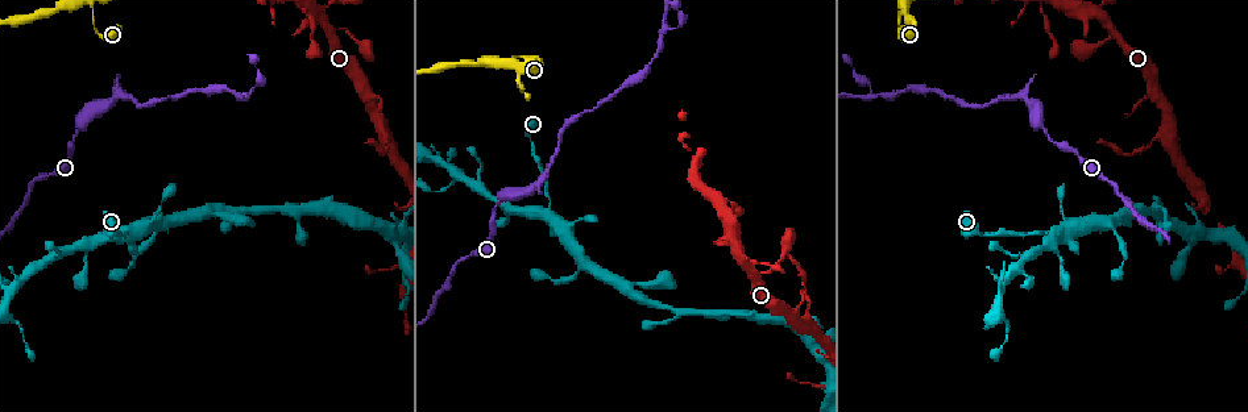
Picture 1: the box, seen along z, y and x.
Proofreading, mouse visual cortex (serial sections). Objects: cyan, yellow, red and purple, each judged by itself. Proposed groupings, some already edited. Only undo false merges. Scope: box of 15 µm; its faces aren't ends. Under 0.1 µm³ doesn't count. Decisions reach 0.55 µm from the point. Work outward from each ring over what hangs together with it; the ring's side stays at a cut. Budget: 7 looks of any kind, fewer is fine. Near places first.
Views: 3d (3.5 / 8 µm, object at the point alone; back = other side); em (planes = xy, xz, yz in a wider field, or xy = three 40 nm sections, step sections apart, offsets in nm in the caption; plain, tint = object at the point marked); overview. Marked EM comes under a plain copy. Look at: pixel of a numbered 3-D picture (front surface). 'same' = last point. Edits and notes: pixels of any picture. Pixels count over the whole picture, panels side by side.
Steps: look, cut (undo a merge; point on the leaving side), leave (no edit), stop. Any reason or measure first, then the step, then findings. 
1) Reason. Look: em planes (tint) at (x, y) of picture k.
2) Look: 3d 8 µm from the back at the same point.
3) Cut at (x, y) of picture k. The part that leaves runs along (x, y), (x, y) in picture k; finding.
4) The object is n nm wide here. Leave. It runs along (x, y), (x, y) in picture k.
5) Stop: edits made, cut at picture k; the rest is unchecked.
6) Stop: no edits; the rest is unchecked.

Two arms in line, one across. Look: 3d 3.5 µm at (1002, 289) of picture 1.

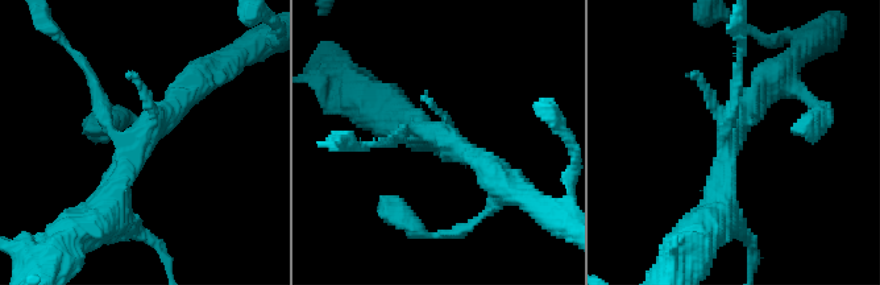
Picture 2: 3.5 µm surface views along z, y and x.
Now the EM. Look: em planes (tint) at (141, 141) of picture 2.

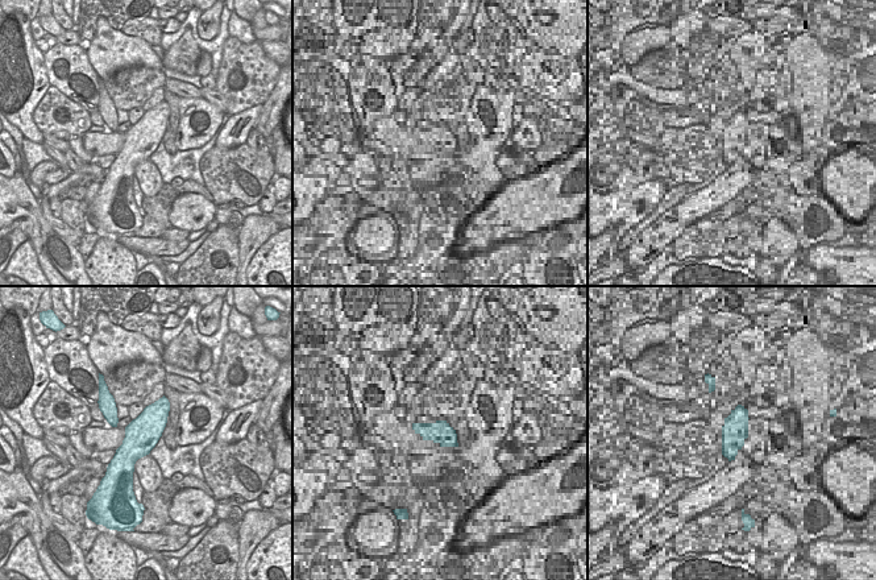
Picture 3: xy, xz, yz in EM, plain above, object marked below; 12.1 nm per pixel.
The object is 420 nm wide here. Leave. It runs along (196, 82), (99, 221) in picture 2; all the same cell.

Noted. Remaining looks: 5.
Look: 3d 3.5 µm at (535, 184) of picture 1.

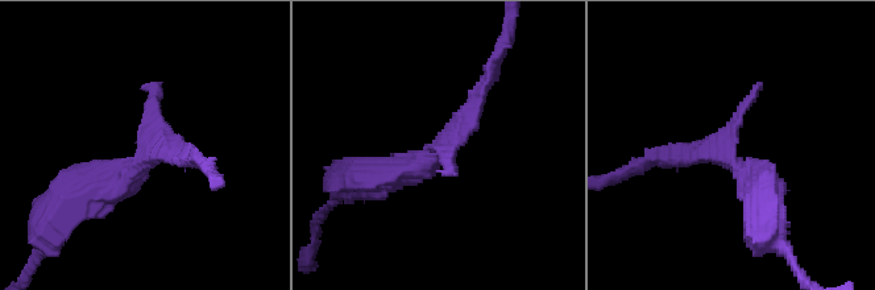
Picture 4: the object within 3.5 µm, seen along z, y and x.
Look: em xy step 2 (tint) at (146, 158) of picture 4.

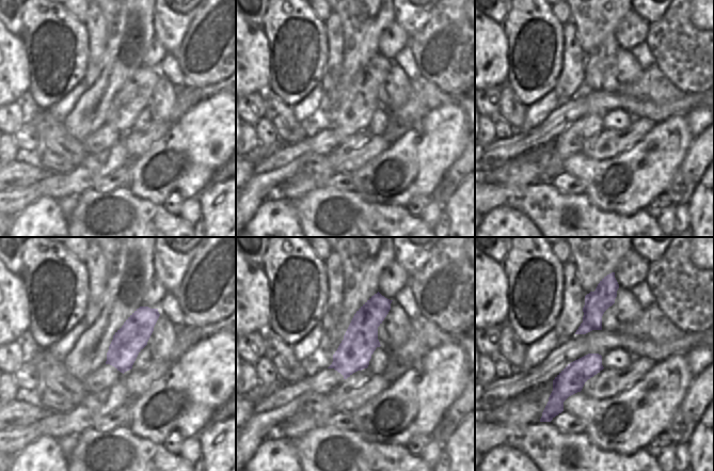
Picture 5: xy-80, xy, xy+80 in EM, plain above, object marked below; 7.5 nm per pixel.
Leave. It runs along (378, 178), (427, 158), (492, 74) in picture 4; continuous, no second cell.

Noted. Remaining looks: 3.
Sharp bend. Look: 3d 8 µm at (898, 13) of picture 1.

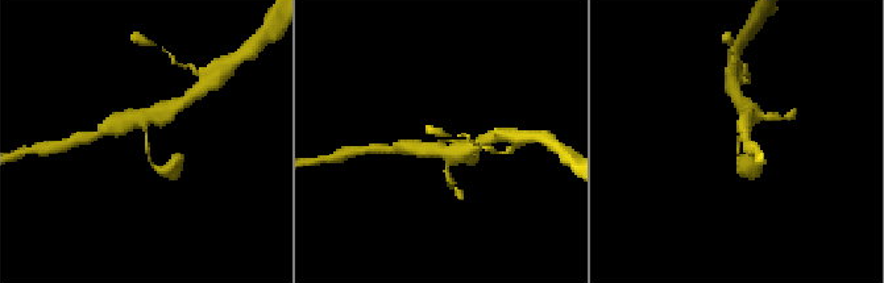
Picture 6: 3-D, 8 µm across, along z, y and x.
Look: em xy step 1 (tint) at (736, 137) of picture 6.

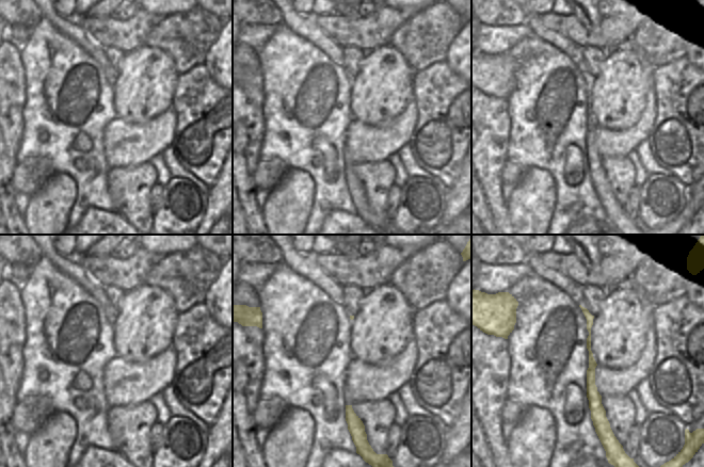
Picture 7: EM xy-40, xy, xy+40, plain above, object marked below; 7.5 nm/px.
The arms are 150, 350, 400 nm wide. Leave. It runs along (161, 170), (149, 161), (144, 124), (123, 124) in picture 6; continuous, no second cell.

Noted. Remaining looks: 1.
Stop: no edits; the rest is unchecked.

